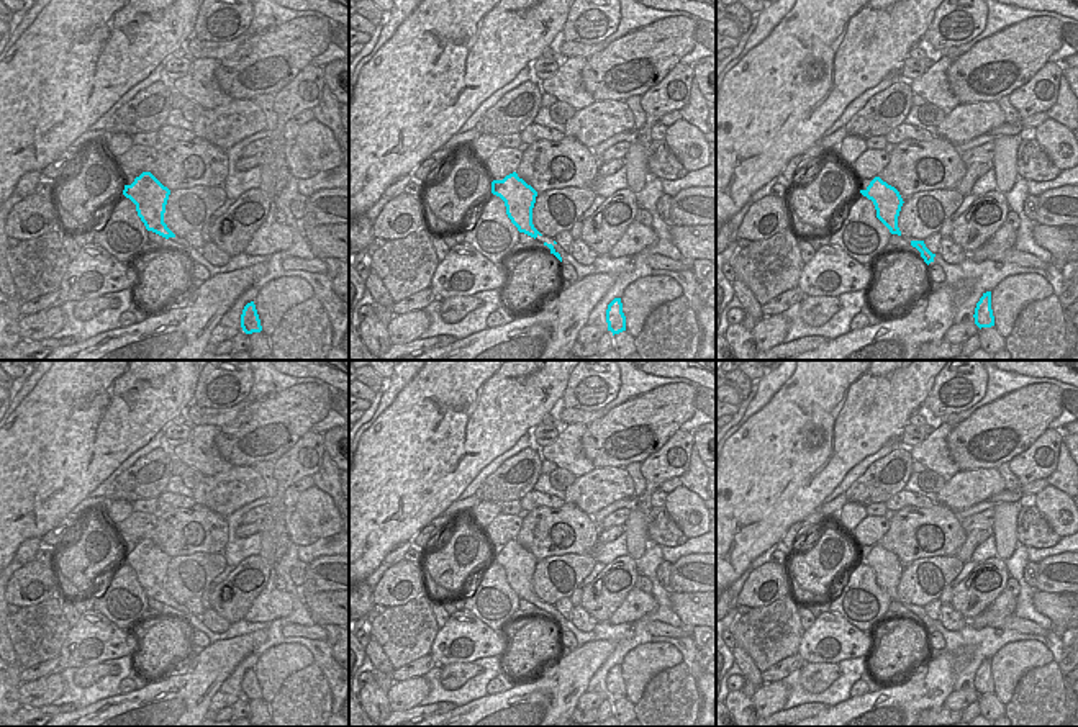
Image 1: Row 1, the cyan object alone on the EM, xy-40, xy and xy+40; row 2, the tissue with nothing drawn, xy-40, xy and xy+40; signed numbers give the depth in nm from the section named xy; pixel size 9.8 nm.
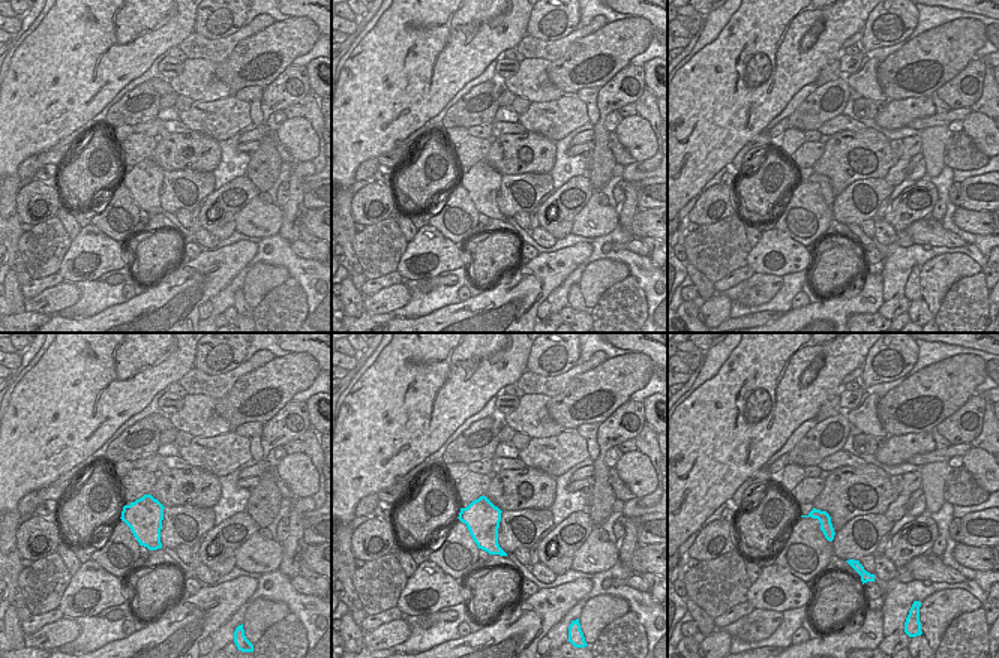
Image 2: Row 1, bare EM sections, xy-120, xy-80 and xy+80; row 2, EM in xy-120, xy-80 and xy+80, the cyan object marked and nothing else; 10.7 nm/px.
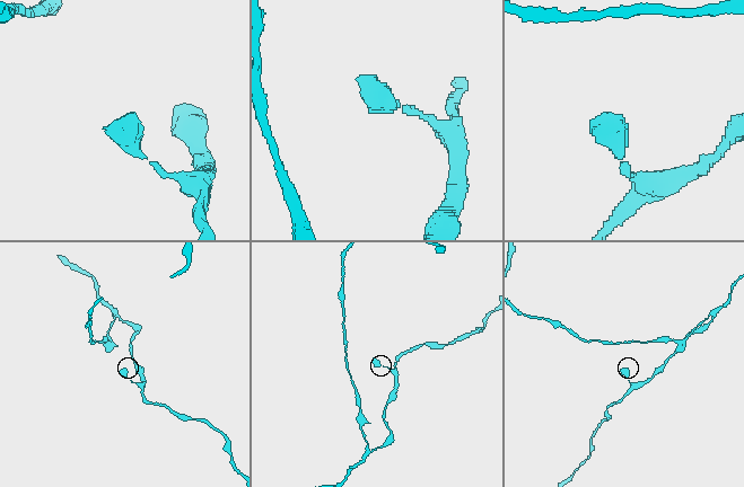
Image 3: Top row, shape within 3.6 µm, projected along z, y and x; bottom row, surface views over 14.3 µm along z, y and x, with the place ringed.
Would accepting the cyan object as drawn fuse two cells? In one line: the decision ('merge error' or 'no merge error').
no merge error

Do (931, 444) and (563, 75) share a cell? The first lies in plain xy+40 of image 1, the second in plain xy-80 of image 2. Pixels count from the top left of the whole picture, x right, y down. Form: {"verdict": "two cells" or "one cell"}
{"verdict": "two cells"}

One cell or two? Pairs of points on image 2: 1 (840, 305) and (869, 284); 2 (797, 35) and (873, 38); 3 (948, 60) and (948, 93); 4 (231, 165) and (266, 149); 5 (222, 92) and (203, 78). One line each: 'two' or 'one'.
1: one
2: two
3: two
4: two
5: one

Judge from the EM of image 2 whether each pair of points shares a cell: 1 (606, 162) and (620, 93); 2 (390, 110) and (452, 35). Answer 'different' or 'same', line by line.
1: same
2: same

